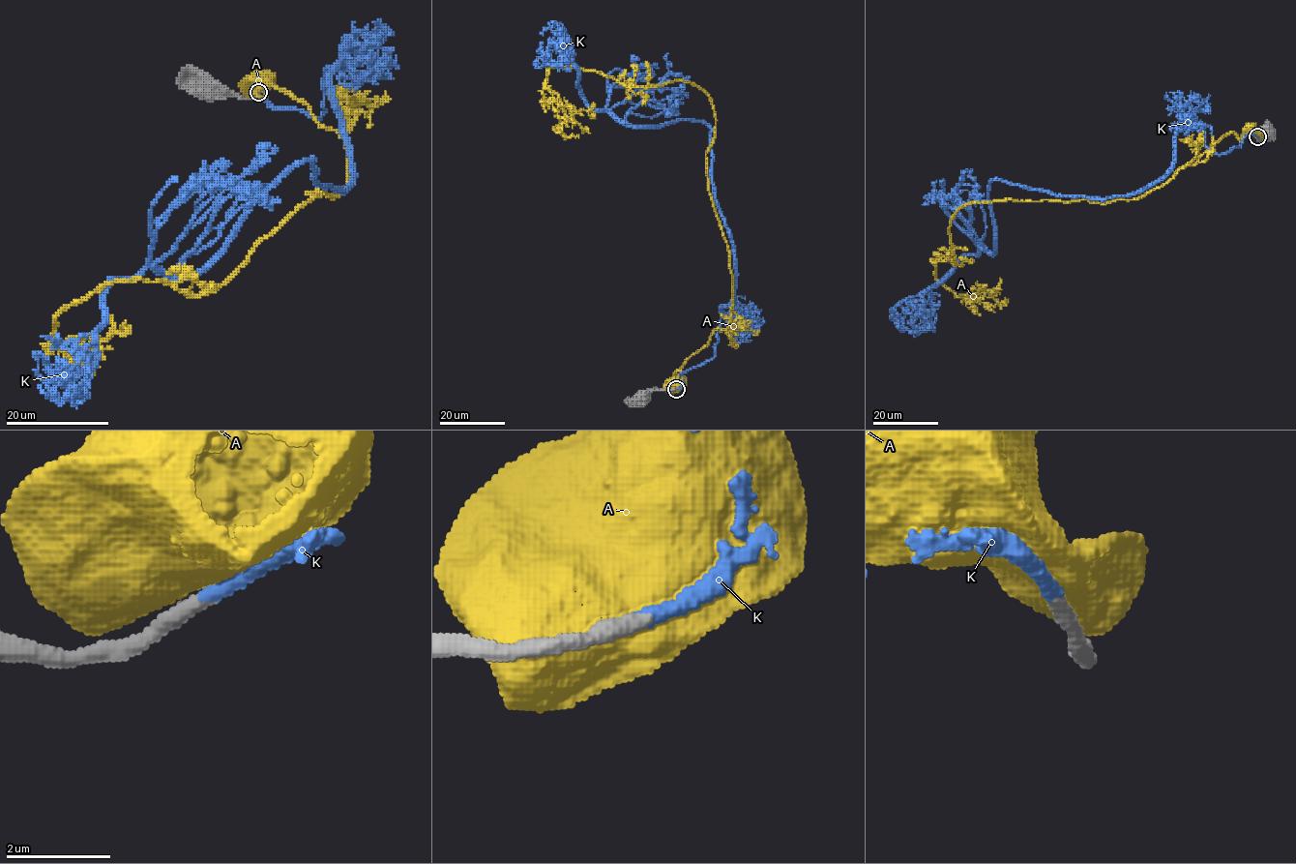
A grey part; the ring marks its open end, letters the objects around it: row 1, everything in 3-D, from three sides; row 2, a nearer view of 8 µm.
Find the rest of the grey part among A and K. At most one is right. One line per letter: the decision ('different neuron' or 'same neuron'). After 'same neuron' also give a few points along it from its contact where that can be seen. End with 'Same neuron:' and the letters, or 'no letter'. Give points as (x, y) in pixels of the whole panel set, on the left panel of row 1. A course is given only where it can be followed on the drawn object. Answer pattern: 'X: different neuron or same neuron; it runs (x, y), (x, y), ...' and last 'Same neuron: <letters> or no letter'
A: different neuron
K: same neuron; it runs (258, 93), (319, 119), (328, 66), (351, 182), (294, 163), (204, 265), (113, 279), (79, 393), (42, 354)
Same neuron: K

